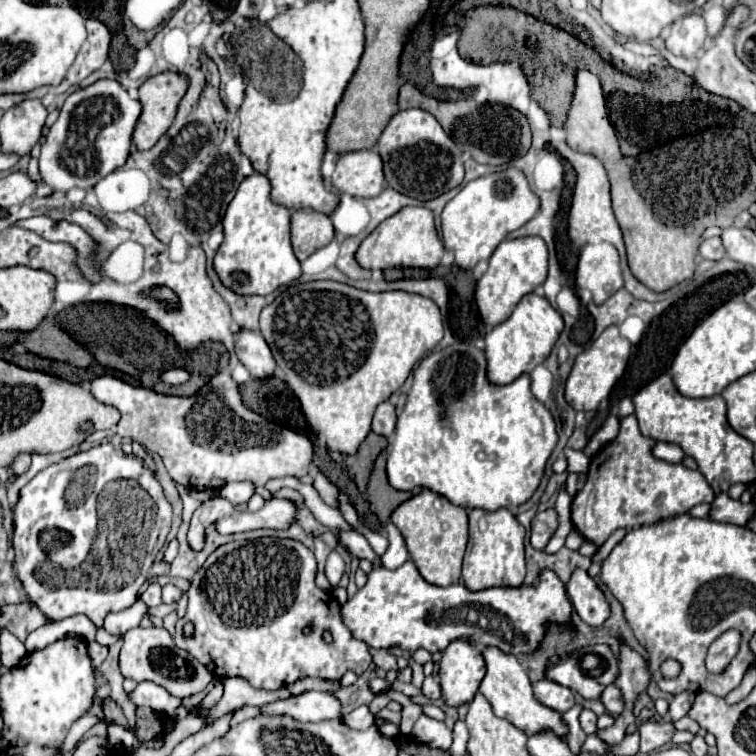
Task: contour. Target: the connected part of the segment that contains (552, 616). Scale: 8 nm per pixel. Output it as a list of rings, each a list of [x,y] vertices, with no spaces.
[[[407,559],[395,571],[375,567],[369,573],[367,585],[341,607],[341,615],[353,637],[375,649],[401,647],[415,653],[421,647],[437,653],[447,649],[451,641],[463,639],[477,649],[497,645],[505,653],[529,655],[539,647],[547,623],[569,623],[571,603],[563,583],[549,569],[539,575],[535,587],[491,587],[473,593],[463,583],[449,587],[427,583],[415,563]]]

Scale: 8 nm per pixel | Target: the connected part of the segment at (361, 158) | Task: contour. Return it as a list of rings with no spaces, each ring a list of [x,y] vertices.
[[[367,149],[341,155],[333,171],[333,187],[353,197],[377,197],[385,187],[383,165],[377,151]]]

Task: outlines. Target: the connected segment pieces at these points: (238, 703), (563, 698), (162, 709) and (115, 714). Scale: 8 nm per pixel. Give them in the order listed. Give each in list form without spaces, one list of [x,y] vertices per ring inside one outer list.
[[[227,677],[223,681],[223,685],[225,685],[225,693],[219,699],[219,703],[209,709],[209,715],[205,719],[207,725],[217,721],[217,719],[221,719],[223,715],[227,715],[231,711],[237,711],[237,709],[245,707],[245,705],[259,707],[259,705],[273,703],[277,699],[285,699],[285,697],[291,695],[287,689],[277,689],[277,691],[255,689],[255,687],[247,685],[247,681],[241,679],[241,677]]]
[[[541,679],[541,681],[533,683],[533,691],[535,691],[537,701],[541,701],[545,707],[549,707],[557,713],[565,713],[575,705],[573,691],[569,687],[557,685],[555,681],[549,681],[549,679]]]
[[[151,681],[139,683],[129,693],[129,699],[131,699],[133,705],[137,705],[137,707],[151,707],[153,711],[157,711],[161,715],[173,715],[173,711],[181,705],[181,699],[173,697],[169,691],[161,689],[161,685],[151,683]]]
[[[105,701],[103,705],[105,705],[105,717],[107,717],[107,719],[111,719],[111,721],[115,721],[115,723],[123,725],[123,727],[127,727],[127,719],[123,717],[121,709],[119,709],[115,703],[111,703],[111,701]]]

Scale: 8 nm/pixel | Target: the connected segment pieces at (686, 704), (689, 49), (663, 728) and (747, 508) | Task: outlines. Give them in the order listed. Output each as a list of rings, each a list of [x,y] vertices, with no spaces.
[[[683,691],[683,693],[673,697],[673,701],[669,703],[669,717],[671,717],[671,721],[677,721],[677,719],[681,719],[681,717],[685,717],[689,713],[693,697],[695,697],[693,691]]]
[[[687,15],[683,19],[677,19],[667,33],[665,47],[673,55],[681,57],[691,57],[695,55],[707,39],[707,29],[705,21],[701,15]]]
[[[645,721],[639,725],[639,735],[641,735],[641,751],[649,753],[655,751],[671,741],[675,733],[673,723],[651,723]]]
[[[721,493],[711,503],[709,519],[717,521],[717,523],[731,523],[731,525],[741,525],[743,527],[749,521],[749,517],[753,517],[753,513],[755,513],[753,503],[743,505],[741,501],[731,499],[727,493]]]

